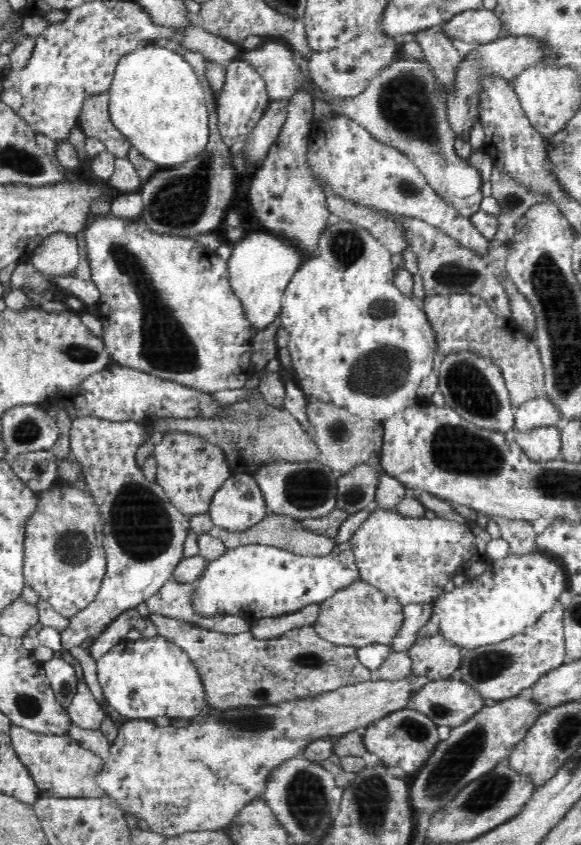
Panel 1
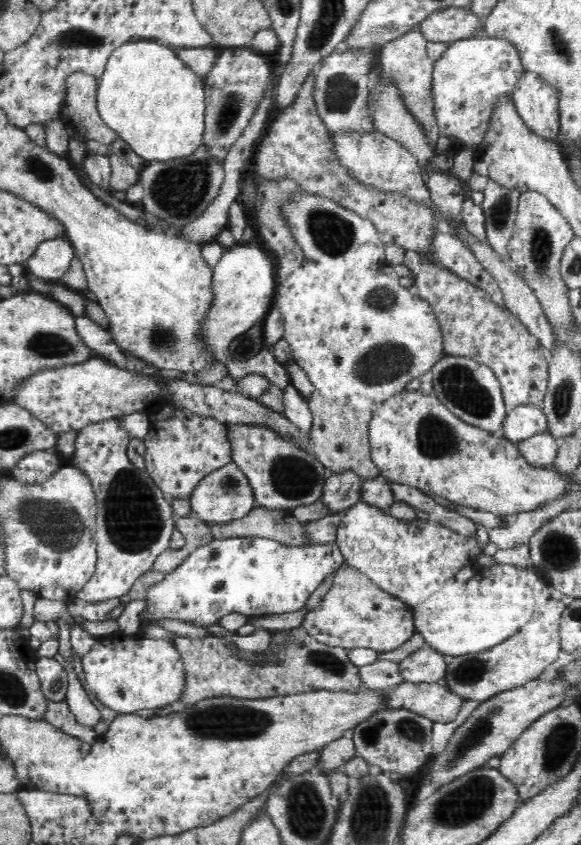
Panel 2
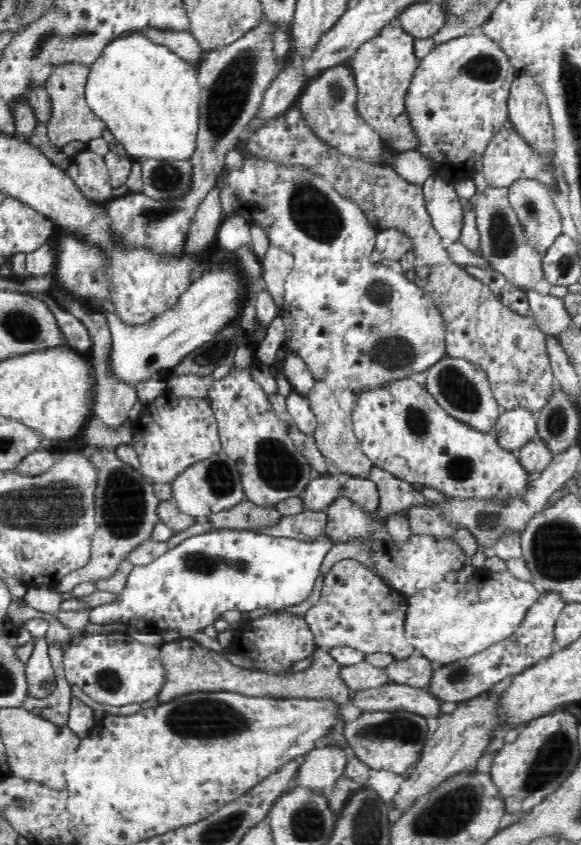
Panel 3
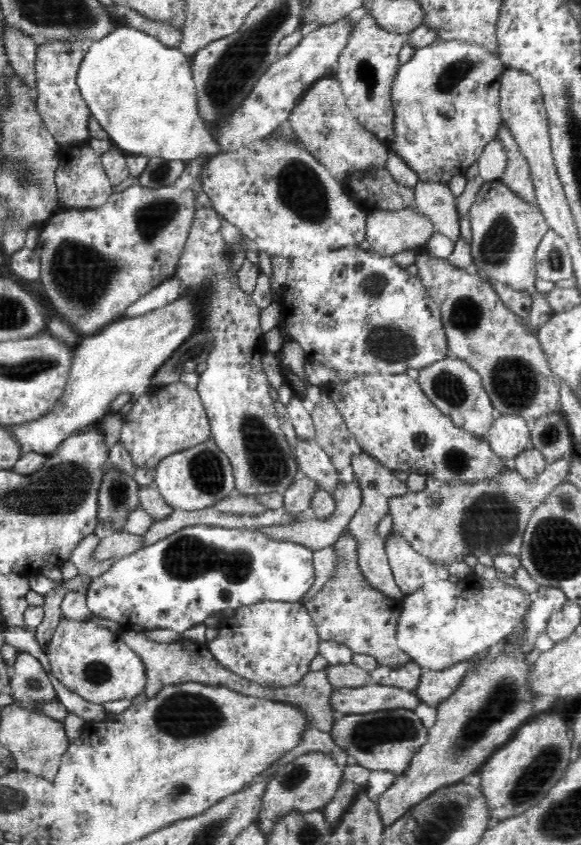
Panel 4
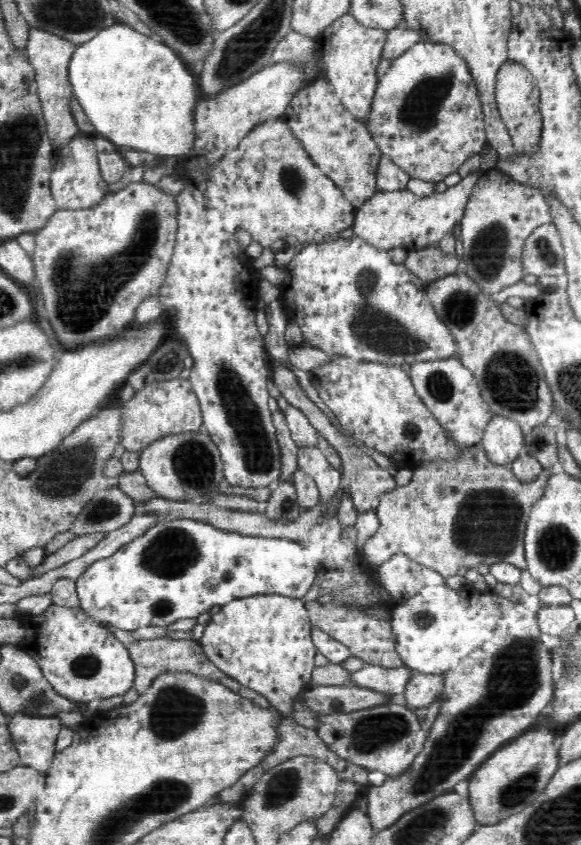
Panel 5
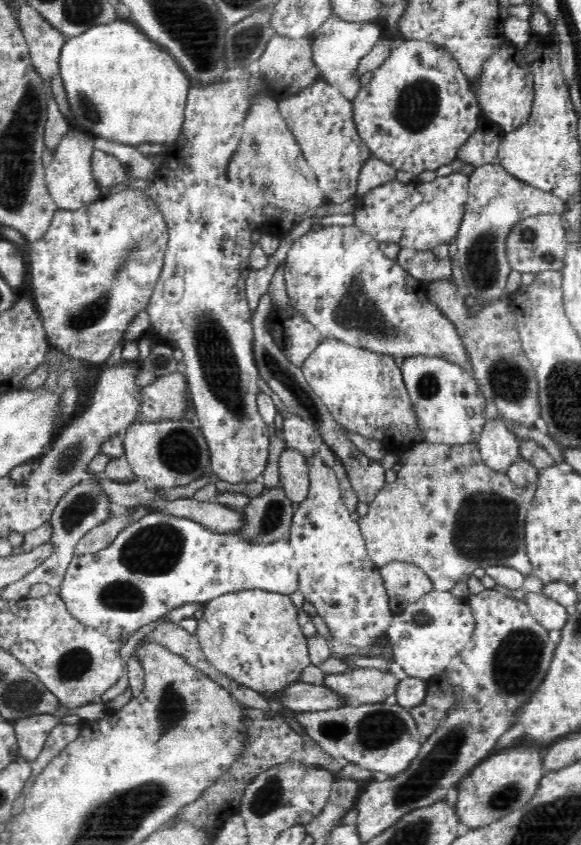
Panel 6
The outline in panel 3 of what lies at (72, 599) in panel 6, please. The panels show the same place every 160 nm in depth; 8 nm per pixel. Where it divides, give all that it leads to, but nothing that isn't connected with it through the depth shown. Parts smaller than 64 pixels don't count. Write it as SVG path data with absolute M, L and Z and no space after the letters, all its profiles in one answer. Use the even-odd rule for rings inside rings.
M212 529L192 535L179 545L168 549L152 562L134 565L126 577L123 591L115 594L115 601L100 602L92 607L89 622L97 625L123 623L128 629L144 634L161 635L166 630L178 632L180 637L191 638L195 633L214 625L227 610L252 612L257 608L284 609L306 600L314 588L322 561L332 550L330 538L303 541L280 538L253 530Z

